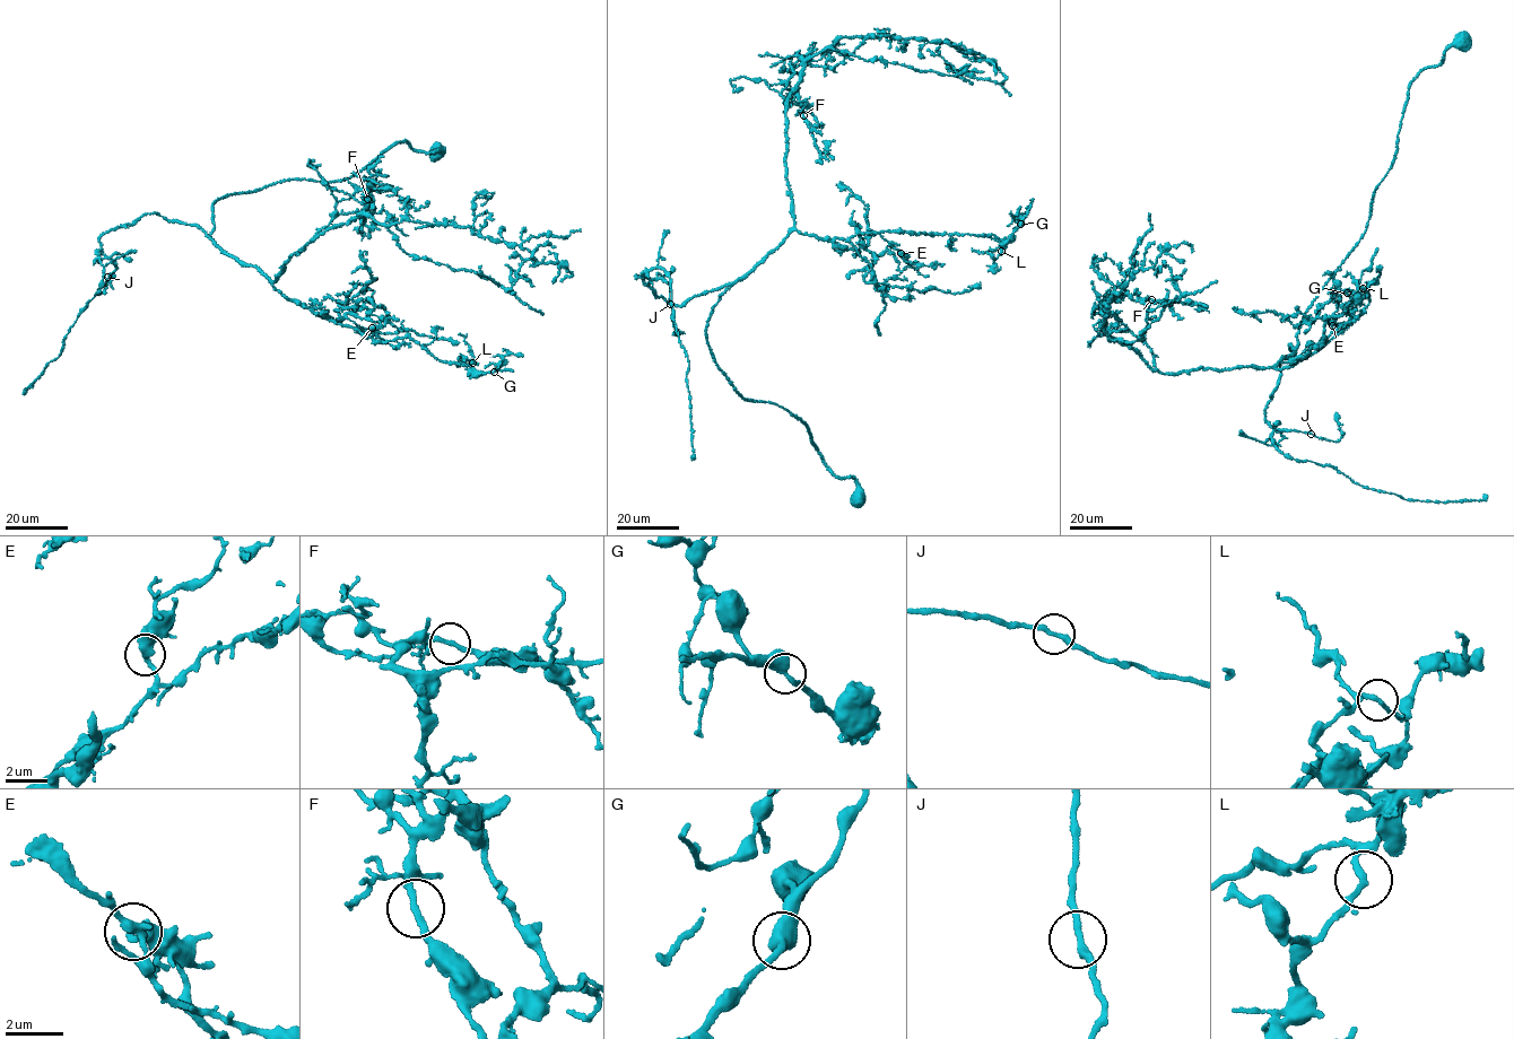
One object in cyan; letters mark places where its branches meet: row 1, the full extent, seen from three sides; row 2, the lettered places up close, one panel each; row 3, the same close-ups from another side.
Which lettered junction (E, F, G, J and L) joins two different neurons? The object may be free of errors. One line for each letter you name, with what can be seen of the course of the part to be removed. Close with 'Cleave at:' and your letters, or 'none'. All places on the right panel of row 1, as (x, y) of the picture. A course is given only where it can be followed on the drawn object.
Cleave at: none

